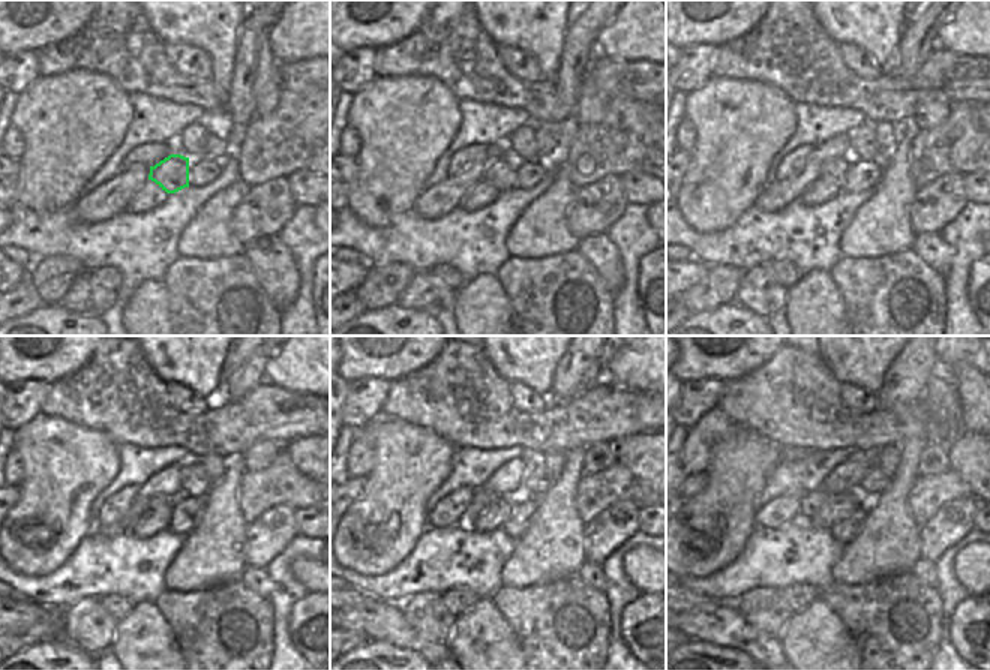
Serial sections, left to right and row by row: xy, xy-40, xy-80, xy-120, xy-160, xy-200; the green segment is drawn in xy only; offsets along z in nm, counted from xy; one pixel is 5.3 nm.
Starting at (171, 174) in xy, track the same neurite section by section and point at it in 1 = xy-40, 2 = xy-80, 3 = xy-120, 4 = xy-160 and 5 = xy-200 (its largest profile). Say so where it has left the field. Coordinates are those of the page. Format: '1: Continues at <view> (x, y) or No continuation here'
1: Continues at xy-40 (501, 173)
2: Continues at xy-80 (834, 170)
3: Continues at xy-120 (156, 502)
4: Continues at xy-160 (482, 499)
5: Continues at xy-200 (810, 502).

